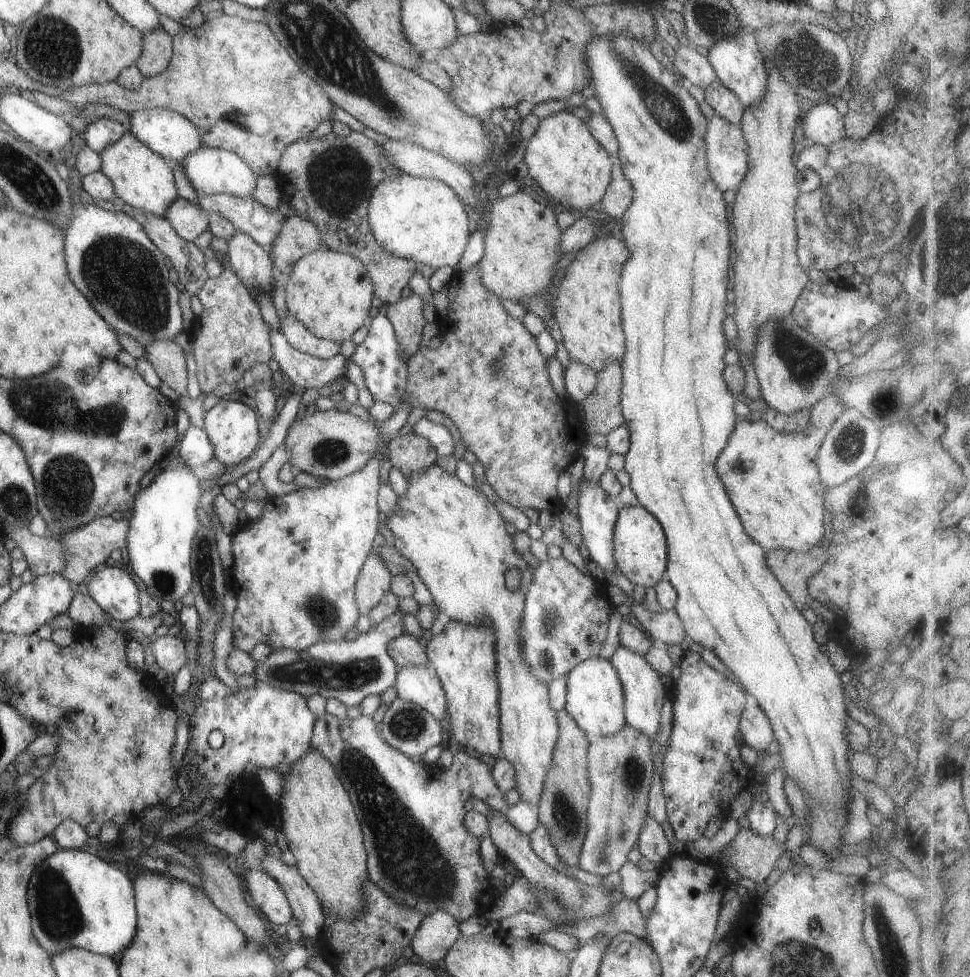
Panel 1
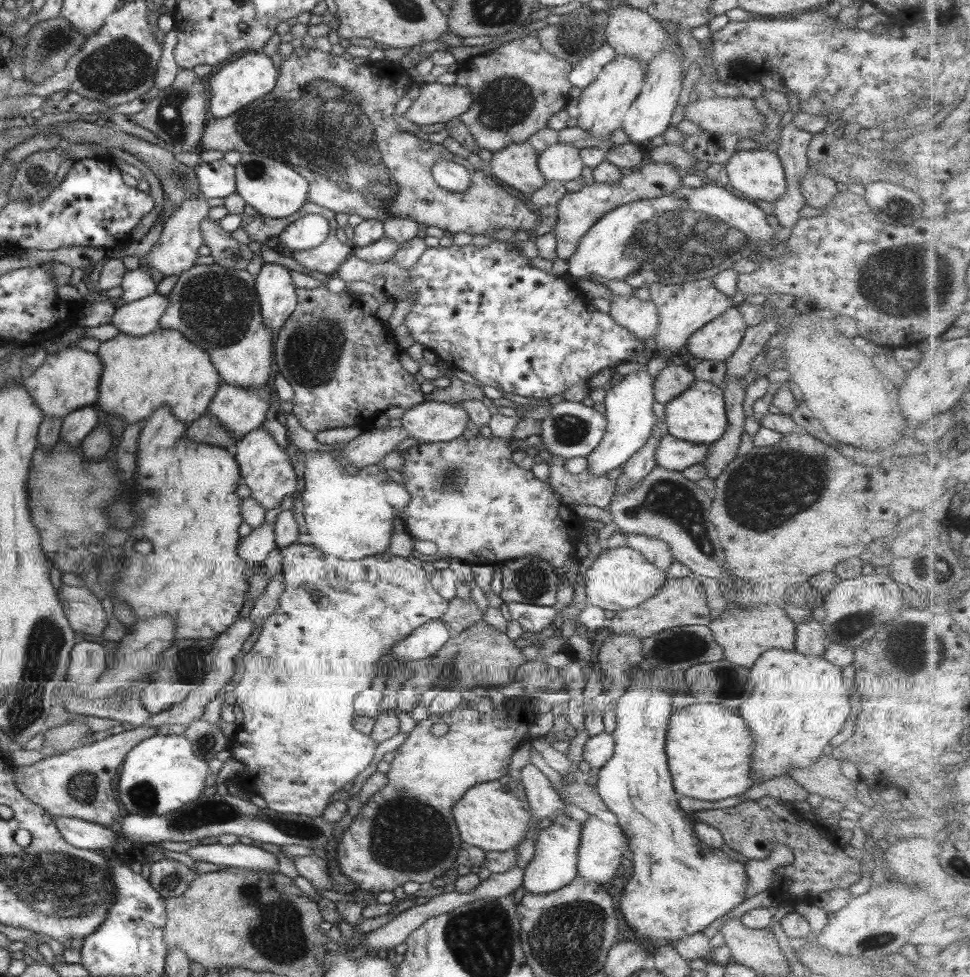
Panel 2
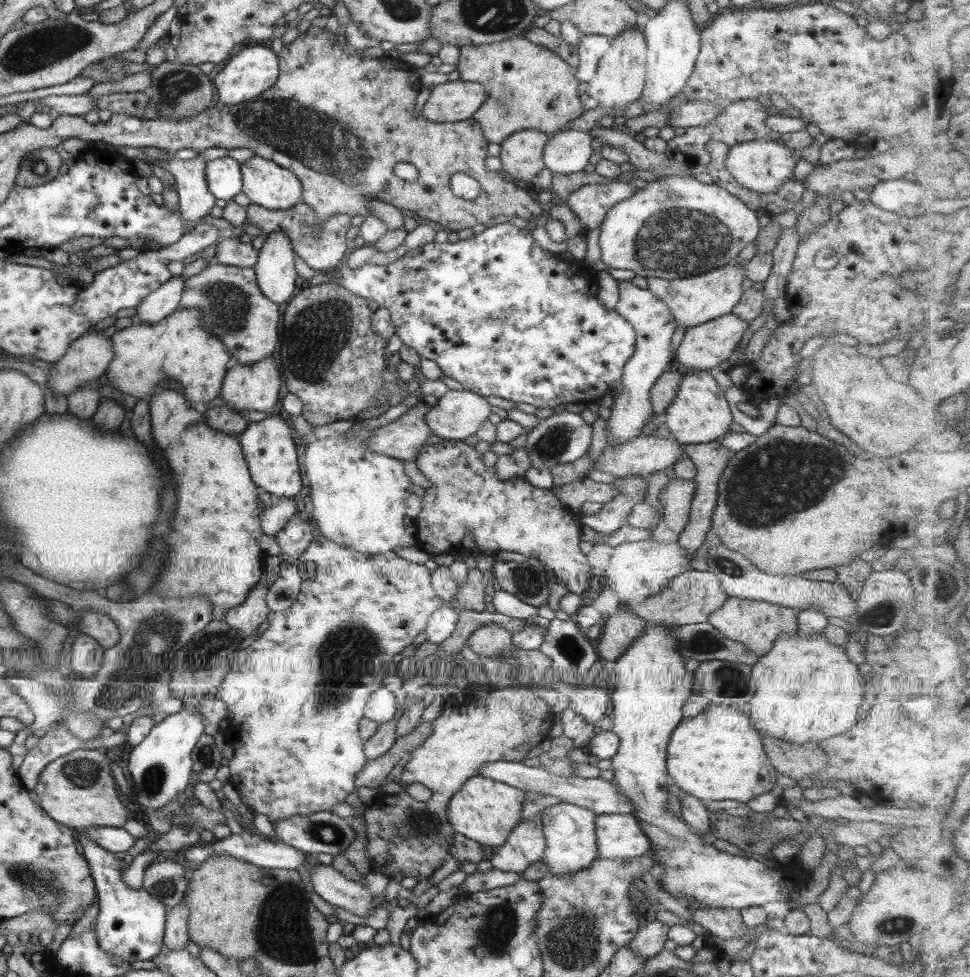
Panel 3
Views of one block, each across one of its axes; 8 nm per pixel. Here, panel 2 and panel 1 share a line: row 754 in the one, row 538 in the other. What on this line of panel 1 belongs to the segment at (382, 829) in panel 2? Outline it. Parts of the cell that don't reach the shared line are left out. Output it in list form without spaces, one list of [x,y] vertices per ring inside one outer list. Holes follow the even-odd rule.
[[[437,464],[425,468],[425,470],[419,470],[417,474],[409,474],[406,478],[407,490],[403,496],[399,496],[397,504],[395,504],[395,510],[386,516],[387,528],[393,533],[393,547],[403,556],[407,558],[409,562],[415,567],[417,576],[423,582],[423,584],[431,593],[431,600],[435,610],[438,610],[438,614],[444,621],[454,620],[455,622],[461,622],[463,624],[475,624],[475,626],[481,626],[481,624],[487,624],[491,626],[493,630],[493,656],[495,656],[495,680],[497,680],[497,712],[499,714],[499,737],[501,742],[501,754],[503,758],[513,766],[515,770],[515,790],[519,792],[520,802],[527,802],[527,804],[537,805],[539,799],[539,792],[541,792],[541,786],[543,786],[543,778],[549,770],[549,764],[551,764],[551,754],[553,753],[553,746],[557,739],[557,724],[555,714],[549,706],[549,696],[547,696],[547,690],[549,690],[549,684],[541,682],[541,678],[535,678],[531,674],[531,668],[527,666],[527,662],[523,660],[523,654],[521,654],[521,646],[519,646],[519,636],[517,636],[517,628],[519,628],[519,620],[521,620],[521,612],[523,612],[523,602],[525,602],[525,594],[527,594],[527,588],[531,584],[531,578],[533,578],[533,568],[529,566],[520,554],[518,554],[513,548],[512,536],[505,530],[505,523],[501,520],[501,516],[497,514],[495,506],[483,496],[481,492],[477,492],[475,488],[471,486],[465,486],[465,484],[459,482],[454,475],[450,475],[443,471]],[[512,568],[517,568],[521,572],[521,580],[519,580],[519,588],[515,590],[507,590],[505,586],[505,573]]]

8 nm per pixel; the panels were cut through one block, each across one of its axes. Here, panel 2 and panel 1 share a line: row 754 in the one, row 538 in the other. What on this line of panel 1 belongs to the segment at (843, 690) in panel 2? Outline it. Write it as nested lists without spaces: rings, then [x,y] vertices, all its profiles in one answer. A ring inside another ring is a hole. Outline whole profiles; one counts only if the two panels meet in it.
[[[827,392],[810,410],[809,424],[803,432],[781,434],[775,432],[762,419],[750,422],[747,419],[737,421],[725,448],[715,460],[717,476],[721,478],[727,497],[743,522],[745,533],[766,551],[781,549],[787,552],[807,553],[824,537],[823,529],[823,488],[815,467],[816,453],[829,426],[847,406],[839,400],[837,394]]]

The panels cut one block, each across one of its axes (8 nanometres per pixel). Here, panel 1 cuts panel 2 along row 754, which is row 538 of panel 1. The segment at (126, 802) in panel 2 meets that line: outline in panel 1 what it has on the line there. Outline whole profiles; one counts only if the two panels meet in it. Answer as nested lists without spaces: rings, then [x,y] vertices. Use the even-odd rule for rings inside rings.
[[[175,458],[169,468],[162,469],[149,486],[135,494],[125,545],[129,553],[126,568],[134,579],[155,601],[171,601],[176,606],[192,584],[192,541],[199,524],[195,508],[202,493],[199,478],[189,468],[185,460]]]

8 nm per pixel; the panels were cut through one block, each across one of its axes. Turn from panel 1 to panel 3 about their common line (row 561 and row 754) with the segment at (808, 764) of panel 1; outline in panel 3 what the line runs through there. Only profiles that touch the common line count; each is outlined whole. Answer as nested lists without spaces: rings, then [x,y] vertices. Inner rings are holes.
[[[709,704],[701,713],[695,717],[683,718],[673,729],[666,750],[666,772],[669,778],[679,790],[685,794],[697,797],[702,802],[711,800],[737,800],[746,803],[759,794],[769,792],[775,782],[778,773],[770,766],[766,758],[761,740],[757,732],[751,728],[747,716],[743,713],[743,720],[737,710],[729,710],[721,704]]]

